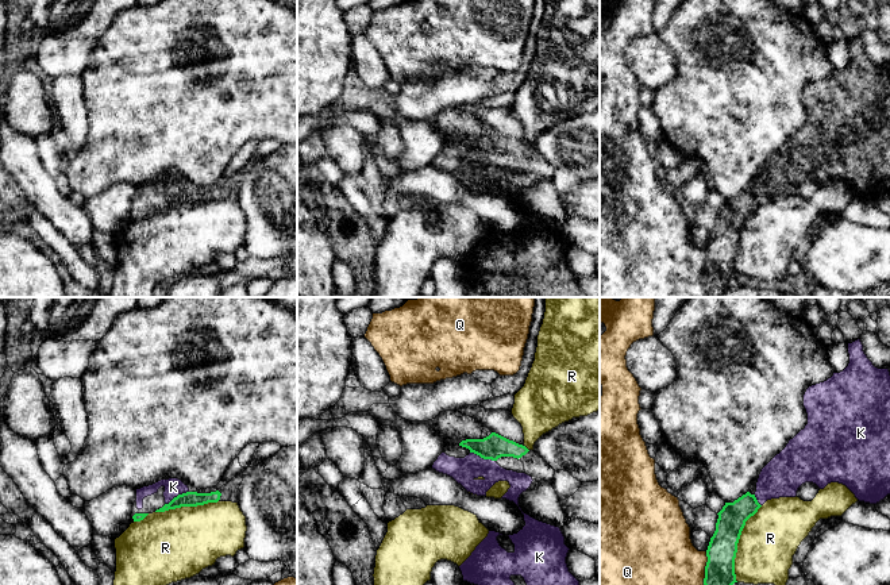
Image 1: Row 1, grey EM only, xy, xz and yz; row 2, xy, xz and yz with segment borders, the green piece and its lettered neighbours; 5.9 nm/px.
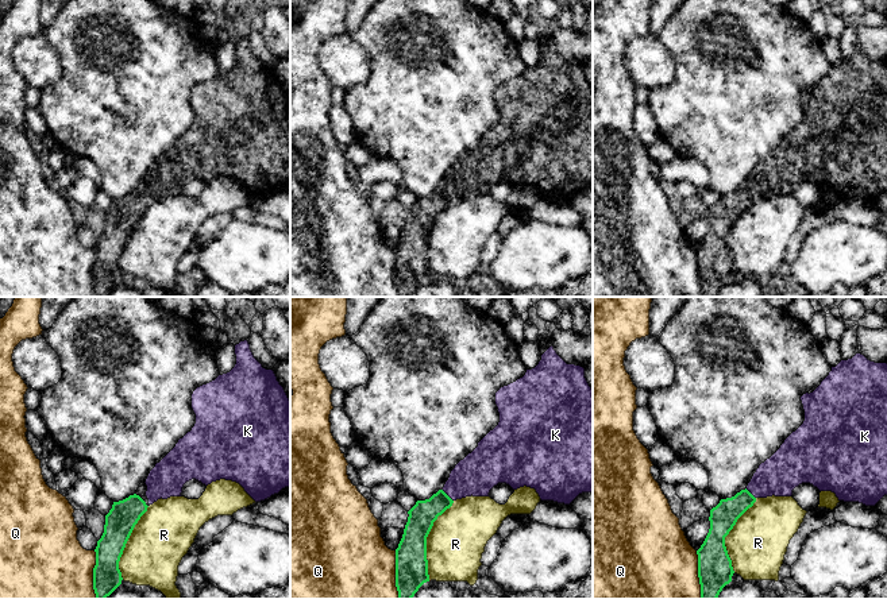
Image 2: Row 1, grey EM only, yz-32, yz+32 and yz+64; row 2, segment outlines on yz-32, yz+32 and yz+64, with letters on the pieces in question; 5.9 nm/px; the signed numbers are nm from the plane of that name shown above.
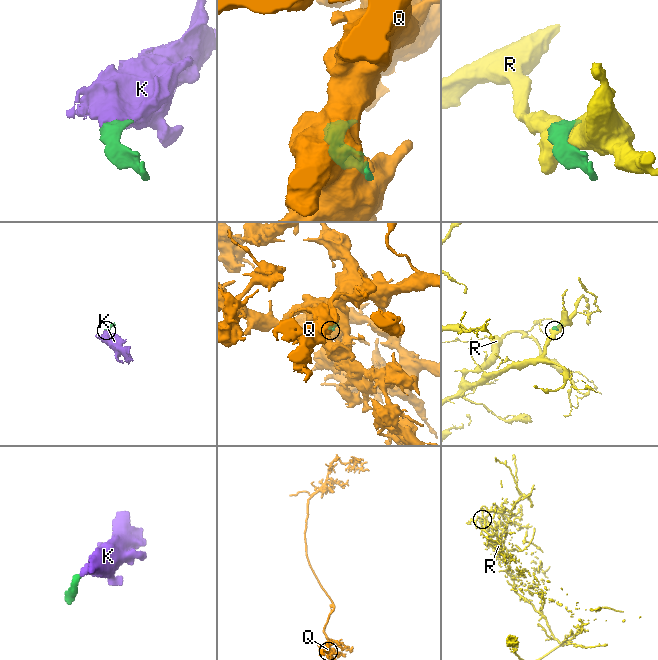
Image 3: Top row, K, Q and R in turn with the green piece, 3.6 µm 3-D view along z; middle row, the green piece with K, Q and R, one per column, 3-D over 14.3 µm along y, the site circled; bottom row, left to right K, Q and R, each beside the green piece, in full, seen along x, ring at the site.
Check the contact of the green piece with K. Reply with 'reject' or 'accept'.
accept

